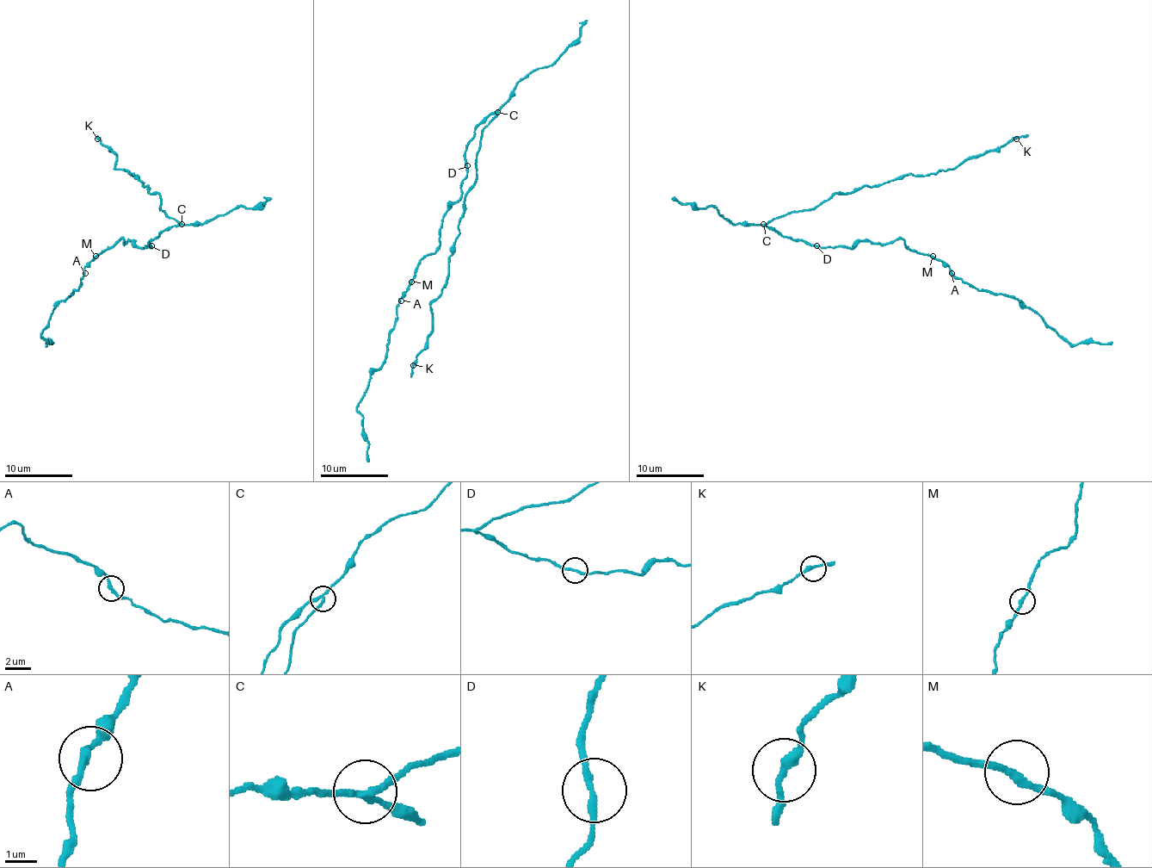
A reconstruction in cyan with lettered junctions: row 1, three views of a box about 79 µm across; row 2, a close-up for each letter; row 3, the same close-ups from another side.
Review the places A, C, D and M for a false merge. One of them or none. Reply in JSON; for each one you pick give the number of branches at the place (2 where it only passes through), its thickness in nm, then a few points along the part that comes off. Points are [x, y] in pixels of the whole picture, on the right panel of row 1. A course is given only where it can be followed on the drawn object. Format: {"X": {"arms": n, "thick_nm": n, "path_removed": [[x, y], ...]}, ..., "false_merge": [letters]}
{"C": {"arms": 3, "thick_nm": 200, "path_removed": [[764, 224], [781, 215], [815, 208], [835, 193], [851, 193], [907, 174], [936, 174], [1028, 135]]}, "false_merge": ["C"]}

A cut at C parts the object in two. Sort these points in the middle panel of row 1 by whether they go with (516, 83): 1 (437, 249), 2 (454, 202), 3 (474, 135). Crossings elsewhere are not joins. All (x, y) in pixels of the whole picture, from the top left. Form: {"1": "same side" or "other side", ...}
{"1": "same side", "2": "same side", "3": "same side"}

